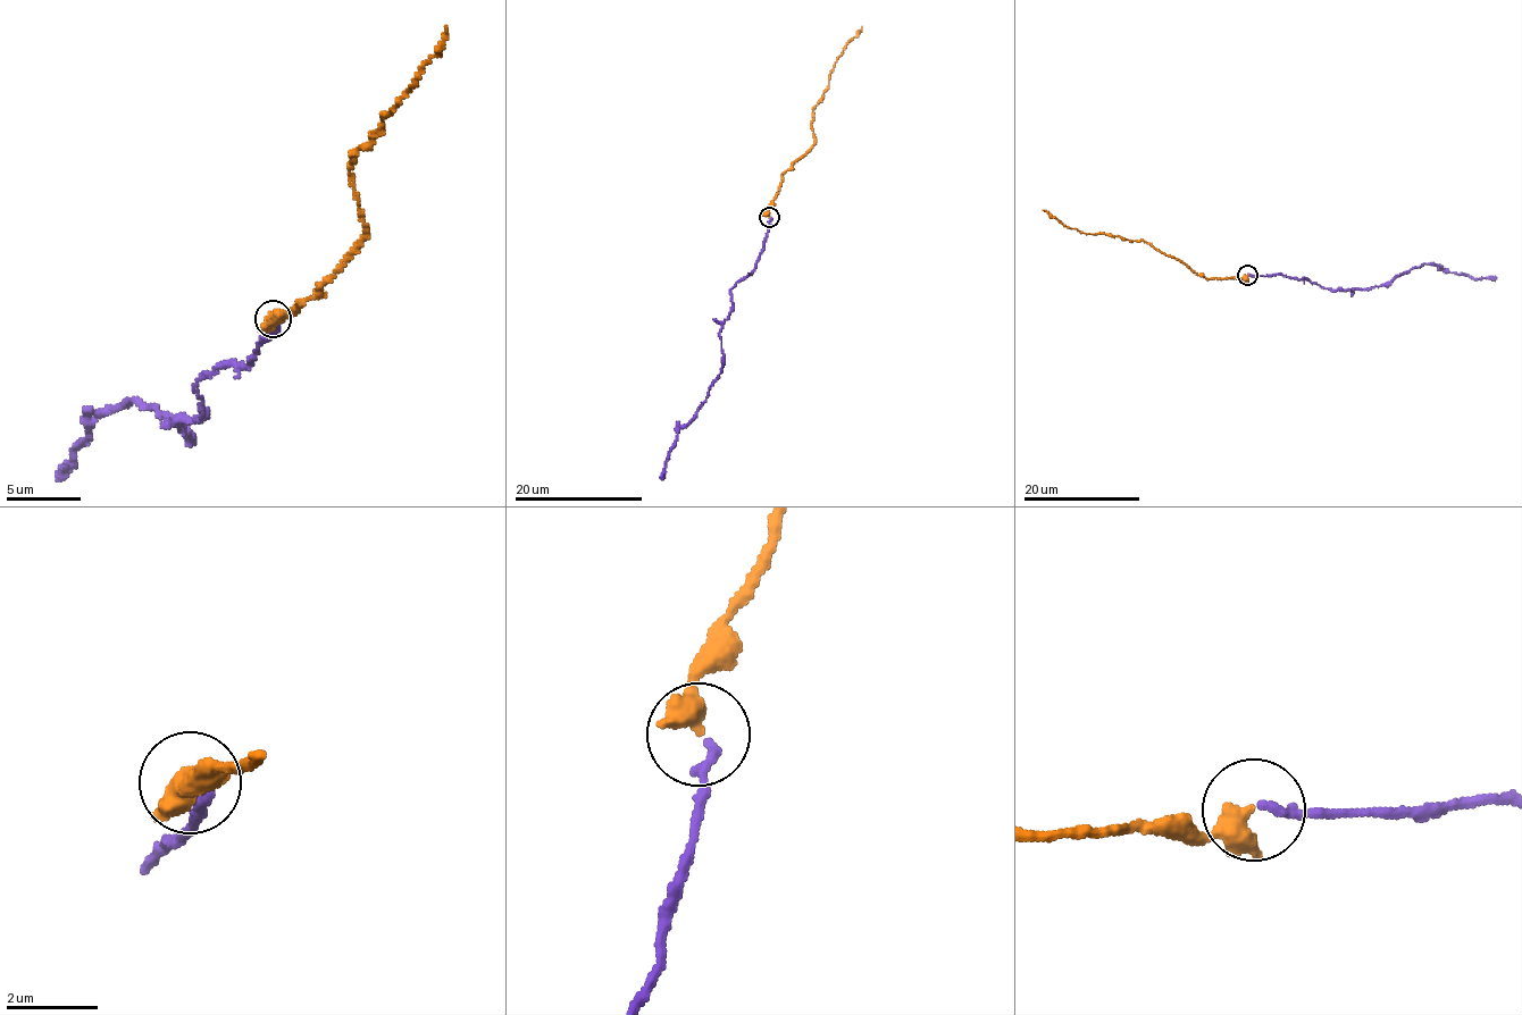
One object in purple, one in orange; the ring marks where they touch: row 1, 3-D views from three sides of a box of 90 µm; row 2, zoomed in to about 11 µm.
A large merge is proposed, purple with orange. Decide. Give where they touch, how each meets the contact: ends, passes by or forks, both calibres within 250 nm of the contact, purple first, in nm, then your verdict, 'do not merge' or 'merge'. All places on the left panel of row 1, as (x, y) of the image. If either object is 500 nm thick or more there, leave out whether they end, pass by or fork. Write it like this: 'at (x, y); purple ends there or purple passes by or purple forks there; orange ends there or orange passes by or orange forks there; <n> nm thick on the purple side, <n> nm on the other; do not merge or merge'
at (273, 318); 200 nm thick on the purple side, 550 nm on the other; merge

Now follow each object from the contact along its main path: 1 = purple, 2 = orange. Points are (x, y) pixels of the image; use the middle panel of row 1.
1: (769, 217), (757, 267), (730, 290), (730, 315), (719, 332), (722, 371), (700, 409), (679, 429), (661, 479)
2: (769, 217), (770, 202), (783, 175), (814, 144), (812, 108), (828, 85), (828, 74), (836, 57), (861, 26)

